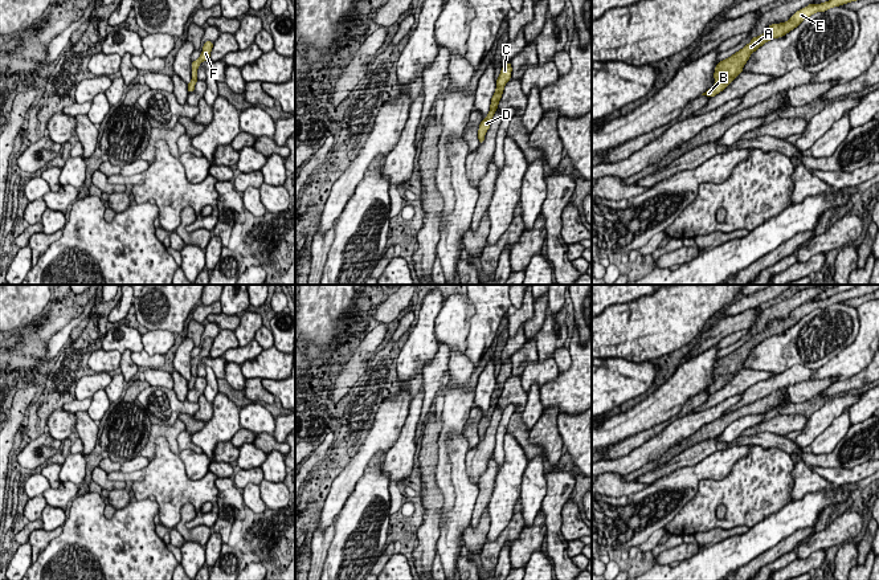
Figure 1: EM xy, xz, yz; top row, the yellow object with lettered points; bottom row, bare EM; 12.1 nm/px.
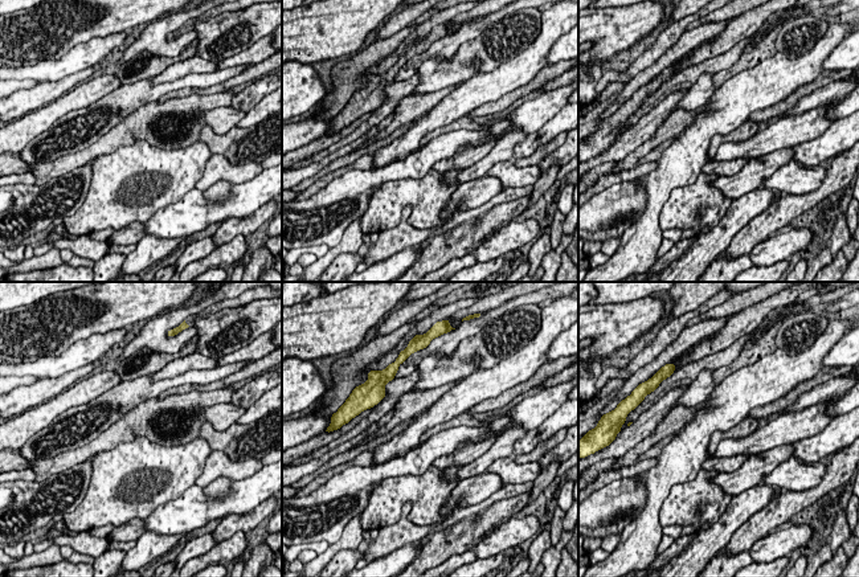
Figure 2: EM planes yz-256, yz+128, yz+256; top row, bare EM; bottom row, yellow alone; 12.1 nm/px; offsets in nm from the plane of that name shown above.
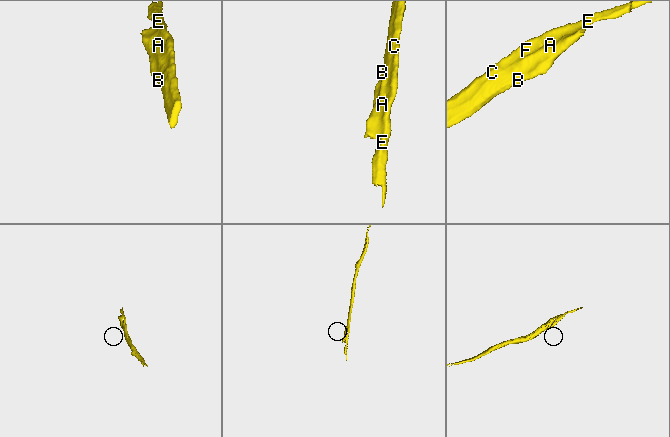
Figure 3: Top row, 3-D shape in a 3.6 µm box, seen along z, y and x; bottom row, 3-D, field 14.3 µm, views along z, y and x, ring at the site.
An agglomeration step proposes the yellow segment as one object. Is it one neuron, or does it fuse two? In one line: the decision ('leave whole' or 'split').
leave whole

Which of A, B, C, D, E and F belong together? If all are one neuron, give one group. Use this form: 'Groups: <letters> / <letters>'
Groups: A B C D E F

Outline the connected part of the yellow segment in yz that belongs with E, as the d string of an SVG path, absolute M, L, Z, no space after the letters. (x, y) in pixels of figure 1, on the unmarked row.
M859 285L858 287L831 295L821 301L811 299L808 303L797 307L788 318L770 320L761 332L753 334L751 339L747 340L743 346L732 351L729 355L720 358L715 363L715 381L702 392L712 395L723 388L740 369L744 369L743 364L753 348L756 348L765 339L785 332L811 311L817 309L825 309L830 305L839 303L851 298L856 298L863 294L868 294L876 289L879 289L879 285Z

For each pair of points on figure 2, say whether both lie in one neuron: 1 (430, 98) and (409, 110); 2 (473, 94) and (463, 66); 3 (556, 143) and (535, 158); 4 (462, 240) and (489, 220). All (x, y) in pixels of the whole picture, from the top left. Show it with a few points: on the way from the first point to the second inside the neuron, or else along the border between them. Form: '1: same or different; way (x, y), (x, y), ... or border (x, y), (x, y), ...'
1: same; way (425, 102), (414, 106)
2: different; border (497, 68), (489, 72), (477, 70), (462, 82)
3: same; way (551, 147), (540, 154)
4: same; way (469, 236), (482, 226)

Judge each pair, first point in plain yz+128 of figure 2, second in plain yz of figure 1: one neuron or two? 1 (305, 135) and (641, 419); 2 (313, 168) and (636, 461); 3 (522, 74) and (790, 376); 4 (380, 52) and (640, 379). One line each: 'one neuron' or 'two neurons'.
1: one neuron
2: one neuron
3: two neurons
4: two neurons

